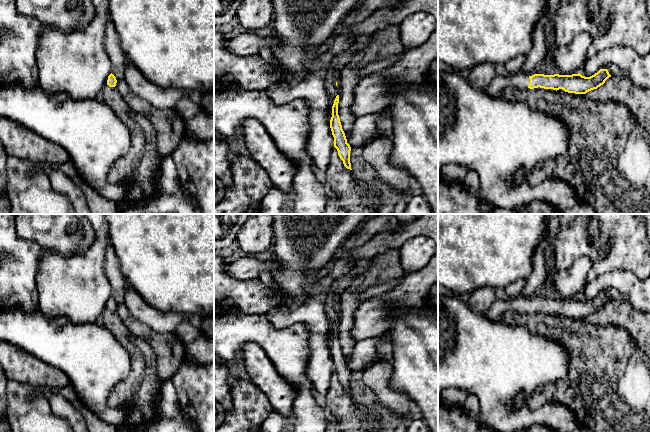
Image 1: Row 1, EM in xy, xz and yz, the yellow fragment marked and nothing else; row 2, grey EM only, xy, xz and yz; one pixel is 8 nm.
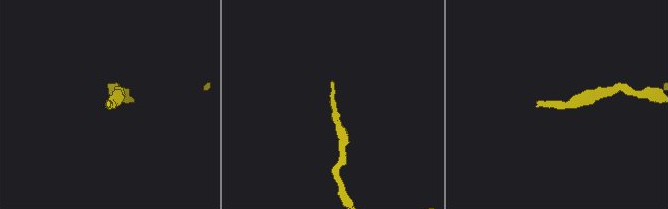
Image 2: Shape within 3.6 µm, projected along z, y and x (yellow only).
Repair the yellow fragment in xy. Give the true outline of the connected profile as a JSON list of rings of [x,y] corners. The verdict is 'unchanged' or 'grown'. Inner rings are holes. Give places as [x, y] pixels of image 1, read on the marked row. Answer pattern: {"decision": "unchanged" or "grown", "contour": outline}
{"decision": "grown", "contour": [[[111,73],[103,87],[100,99],[127,126],[131,144],[126,154],[113,163],[108,180],[113,184],[127,185],[125,200],[140,201],[156,192],[156,180],[162,159],[155,151],[156,131],[150,120],[136,113],[115,88],[116,77]]]}

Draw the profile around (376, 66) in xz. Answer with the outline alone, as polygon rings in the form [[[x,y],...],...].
[[[405,49],[405,51],[402,54],[392,56],[389,59],[374,61],[374,62],[366,64],[361,69],[361,72],[360,72],[361,78],[377,73],[383,69],[386,69],[392,66],[393,64],[395,64],[397,61],[399,61],[402,58],[402,56],[406,53],[406,51],[407,50]]]

